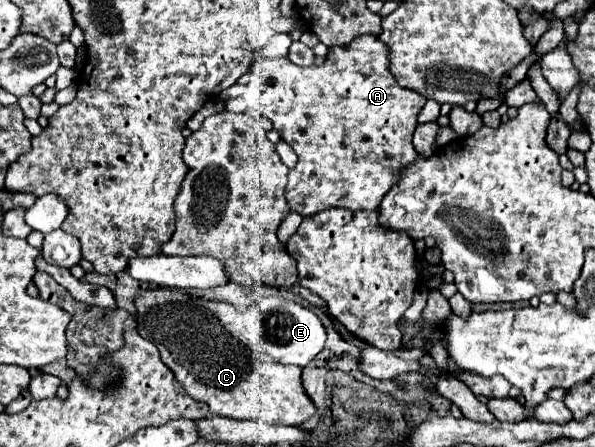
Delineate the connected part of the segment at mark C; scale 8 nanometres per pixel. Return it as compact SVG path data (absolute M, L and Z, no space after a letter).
M166 289L144 291L134 299L134 305L138 309L140 335L156 345L164 365L174 373L188 395L204 401L214 415L274 425L302 425L316 413L314 401L304 391L300 367L282 365L270 359L262 347L248 347L230 333L228 325L238 321L230 319L238 313L232 305Z

